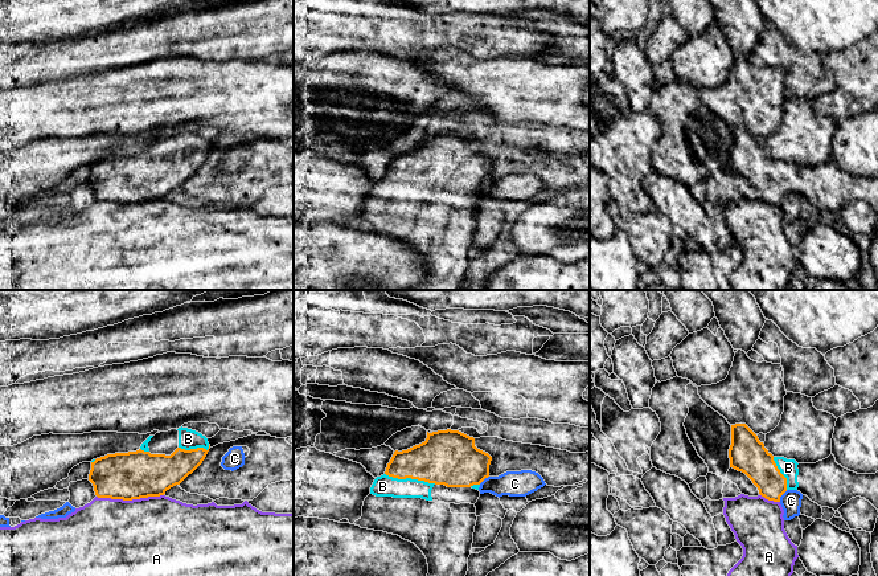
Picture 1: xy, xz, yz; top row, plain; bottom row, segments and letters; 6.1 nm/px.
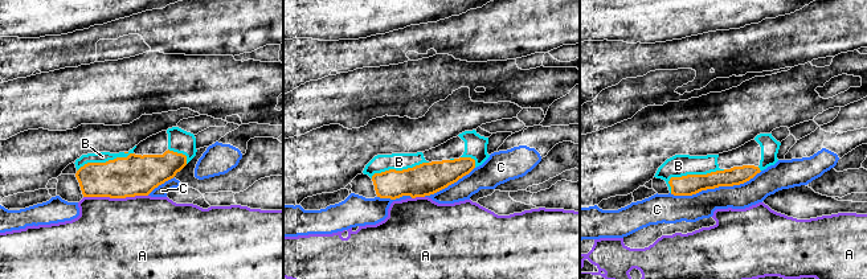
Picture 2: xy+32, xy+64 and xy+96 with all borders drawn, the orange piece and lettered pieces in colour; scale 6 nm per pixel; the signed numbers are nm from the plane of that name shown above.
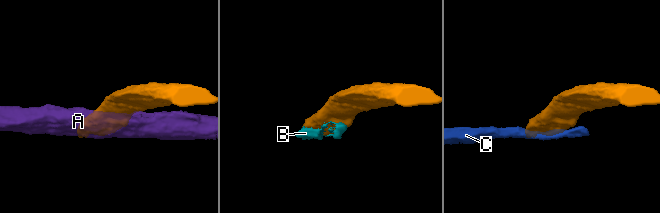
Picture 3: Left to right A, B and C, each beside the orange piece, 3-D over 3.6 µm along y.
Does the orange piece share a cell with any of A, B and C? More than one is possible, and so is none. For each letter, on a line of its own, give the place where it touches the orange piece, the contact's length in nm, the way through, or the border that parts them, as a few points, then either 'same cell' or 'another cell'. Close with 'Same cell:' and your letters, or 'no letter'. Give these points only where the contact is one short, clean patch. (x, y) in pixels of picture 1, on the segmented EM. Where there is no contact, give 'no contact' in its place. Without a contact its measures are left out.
A: meets orange in xy at (130, 499); contact 400 nm long; border along xy (163, 494), (131, 499), (97, 497); another cell
B: meets orange in xz at (410, 477); contact 320 nm long; same cell
C: meets orange in yz at (782, 494); contact 90 nm long; another cell
Same cell: B

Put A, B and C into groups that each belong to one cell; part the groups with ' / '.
A / B / C

